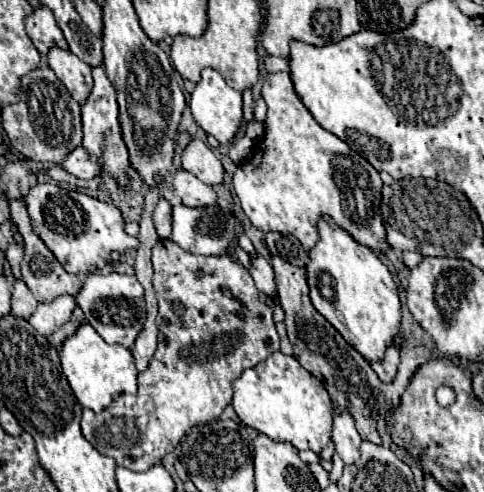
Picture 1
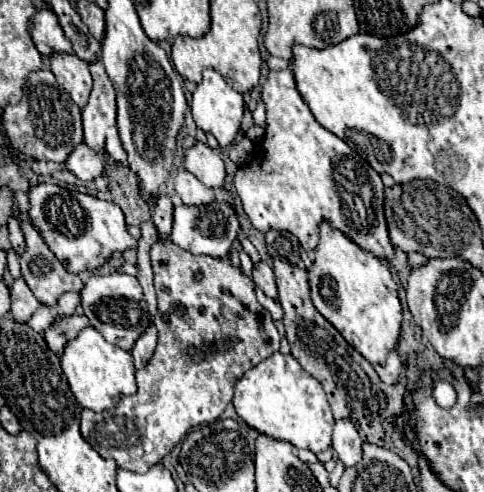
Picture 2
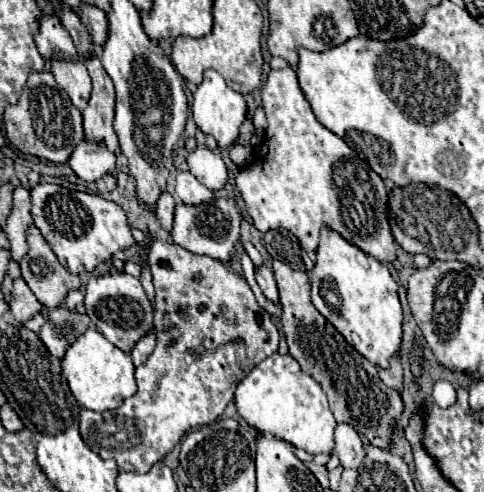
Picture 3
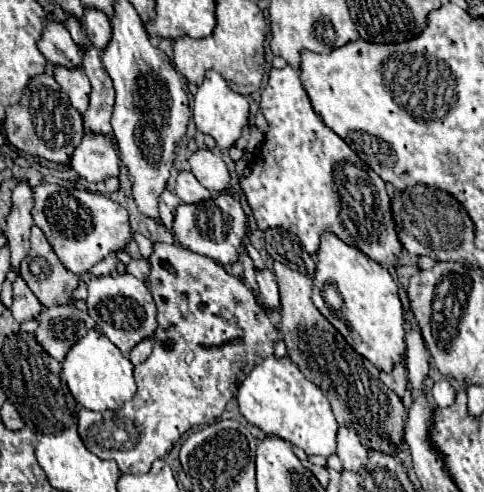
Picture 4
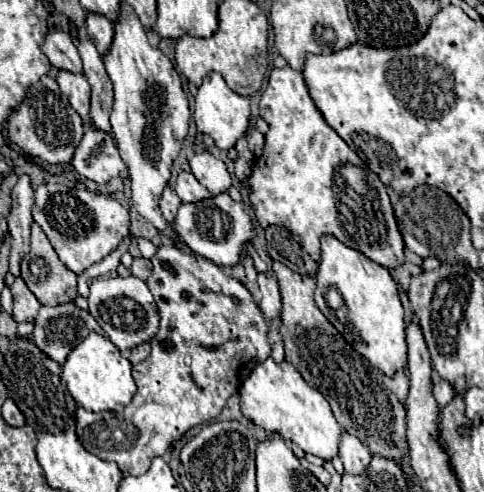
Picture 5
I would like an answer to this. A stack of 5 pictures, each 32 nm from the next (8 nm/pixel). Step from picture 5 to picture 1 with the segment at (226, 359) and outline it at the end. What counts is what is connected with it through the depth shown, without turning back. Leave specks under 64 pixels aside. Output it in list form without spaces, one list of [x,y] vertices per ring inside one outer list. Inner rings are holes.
[[[160,240],[152,248],[152,266],[152,282],[158,298],[158,348],[152,364],[148,364],[144,372],[138,372],[136,396],[120,396],[100,414],[94,414],[92,410],[82,412],[84,438],[100,454],[114,458],[118,466],[134,472],[146,472],[150,466],[158,464],[178,446],[192,426],[216,420],[232,400],[232,380],[236,380],[246,368],[254,368],[260,360],[266,360],[268,354],[280,350],[272,310],[260,302],[250,272],[228,254],[196,256],[184,252],[172,240]]]

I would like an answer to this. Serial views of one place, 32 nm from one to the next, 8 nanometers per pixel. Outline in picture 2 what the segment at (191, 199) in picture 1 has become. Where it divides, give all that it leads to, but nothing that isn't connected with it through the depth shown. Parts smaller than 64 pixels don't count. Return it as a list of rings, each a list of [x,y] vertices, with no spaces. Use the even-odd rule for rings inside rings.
[[[178,170],[176,182],[174,182],[176,194],[182,198],[184,204],[188,206],[200,206],[200,204],[210,204],[214,200],[214,190],[204,186],[194,174],[188,170]]]

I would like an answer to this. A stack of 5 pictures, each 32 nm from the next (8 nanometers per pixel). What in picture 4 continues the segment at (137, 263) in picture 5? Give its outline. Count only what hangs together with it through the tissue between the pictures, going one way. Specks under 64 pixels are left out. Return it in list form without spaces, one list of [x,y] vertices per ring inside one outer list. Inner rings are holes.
[[[140,258],[140,260],[132,260],[132,262],[126,266],[126,270],[128,270],[132,276],[144,280],[144,278],[148,276],[148,272],[150,272],[150,264],[148,264],[146,258]]]

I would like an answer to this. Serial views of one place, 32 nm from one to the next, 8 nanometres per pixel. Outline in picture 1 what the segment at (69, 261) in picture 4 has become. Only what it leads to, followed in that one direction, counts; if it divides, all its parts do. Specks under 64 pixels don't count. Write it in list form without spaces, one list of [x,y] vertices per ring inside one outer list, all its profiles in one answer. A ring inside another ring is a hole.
[[[36,184],[30,188],[26,204],[34,232],[42,238],[58,262],[72,274],[100,270],[110,260],[112,252],[137,249],[140,244],[137,237],[124,232],[122,212],[114,204],[100,202],[82,192],[64,190],[54,184]]]

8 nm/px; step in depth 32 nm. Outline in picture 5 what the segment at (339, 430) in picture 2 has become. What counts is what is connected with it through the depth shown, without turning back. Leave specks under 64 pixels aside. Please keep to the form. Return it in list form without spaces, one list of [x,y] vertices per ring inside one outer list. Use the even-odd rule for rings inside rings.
[[[344,432],[342,434],[342,442],[340,442],[340,458],[342,458],[344,470],[348,474],[362,476],[368,470],[372,454],[356,436]]]

